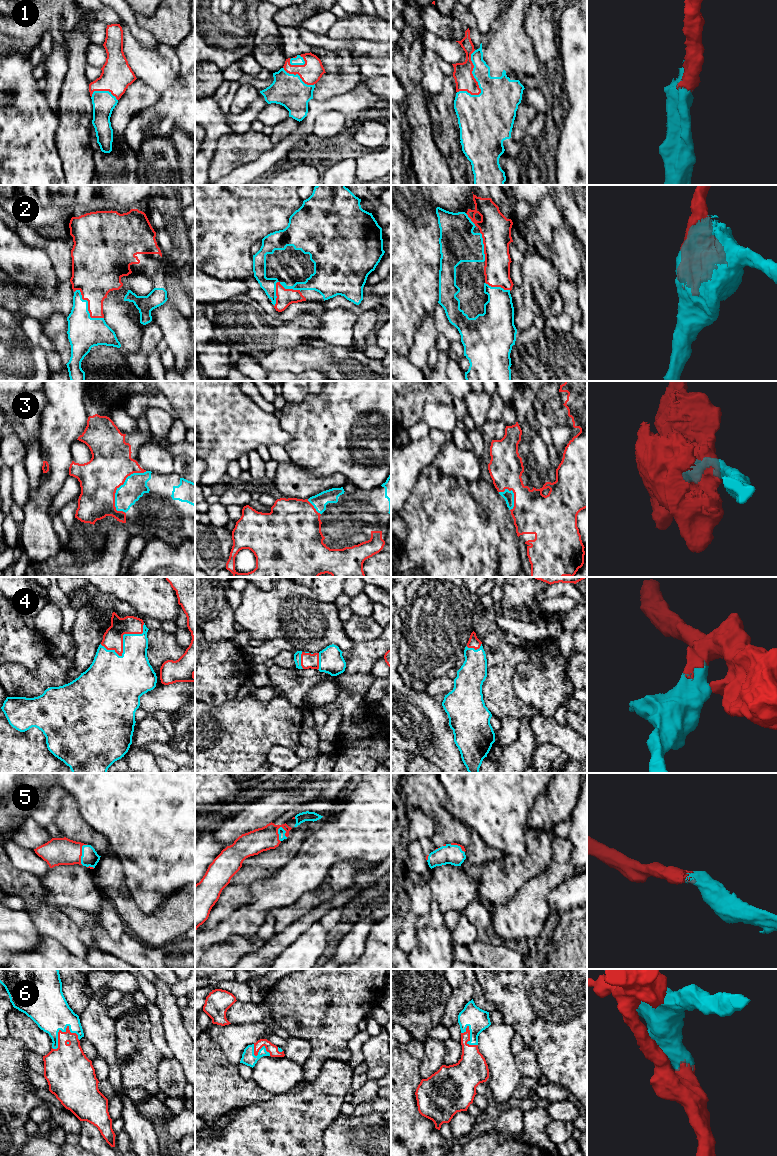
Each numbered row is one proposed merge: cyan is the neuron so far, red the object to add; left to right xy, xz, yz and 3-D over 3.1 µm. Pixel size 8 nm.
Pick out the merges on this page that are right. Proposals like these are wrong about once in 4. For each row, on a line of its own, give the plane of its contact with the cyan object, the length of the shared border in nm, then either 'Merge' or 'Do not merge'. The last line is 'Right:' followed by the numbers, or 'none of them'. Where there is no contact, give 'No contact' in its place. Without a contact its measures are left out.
1: Touches cyan in yz. Shared border 380 nm. Merge
2: Touches cyan in xy. Shared border 320 nm. Merge
3: Touches cyan in xy. Shared border 400 nm. Merge
4: Touches cyan in xy. Shared border 400 nm. Merge
5: Touches cyan in xz. Shared border 130 nm. Merge
6: Touches cyan in xy. Shared border 240 nm. Merge
Right: 1, 2, 3, 4, 5, 6

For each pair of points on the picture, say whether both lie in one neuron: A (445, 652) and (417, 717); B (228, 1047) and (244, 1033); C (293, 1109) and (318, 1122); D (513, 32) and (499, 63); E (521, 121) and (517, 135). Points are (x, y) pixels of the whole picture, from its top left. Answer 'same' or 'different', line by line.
A: different
B: same
C: same
D: same
E: same

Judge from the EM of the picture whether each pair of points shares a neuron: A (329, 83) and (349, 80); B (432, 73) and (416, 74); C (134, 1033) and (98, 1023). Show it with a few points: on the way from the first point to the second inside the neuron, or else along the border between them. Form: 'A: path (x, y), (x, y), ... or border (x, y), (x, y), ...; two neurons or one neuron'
A: path (334, 83), (344, 82); one neuron
B: border (424, 51), (422, 57), (422, 85); two neurons
C: border (114, 1020), (115, 1052); two neurons

